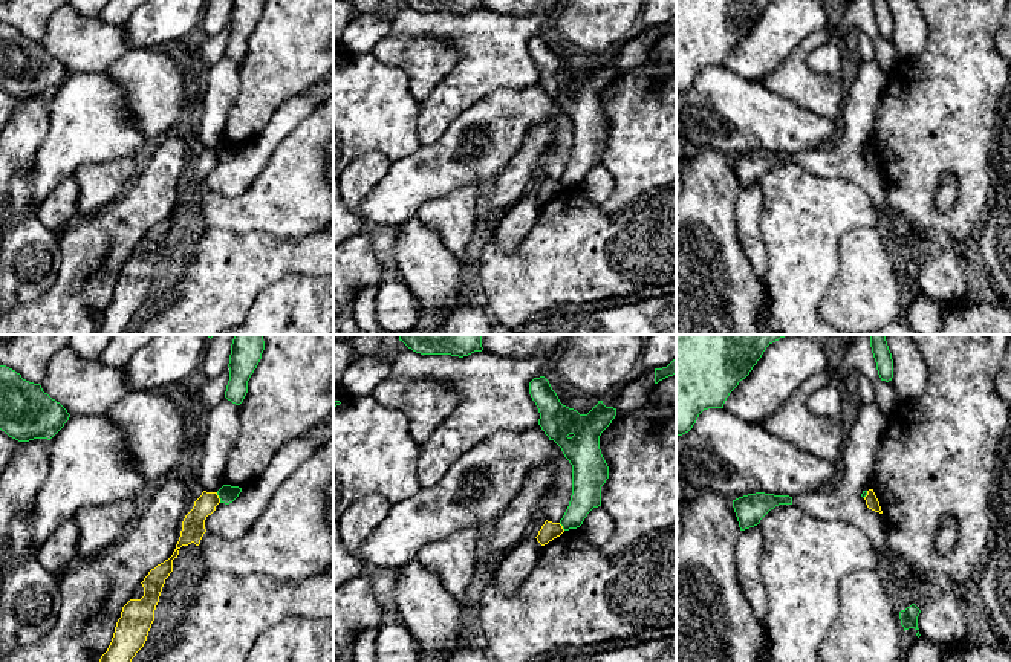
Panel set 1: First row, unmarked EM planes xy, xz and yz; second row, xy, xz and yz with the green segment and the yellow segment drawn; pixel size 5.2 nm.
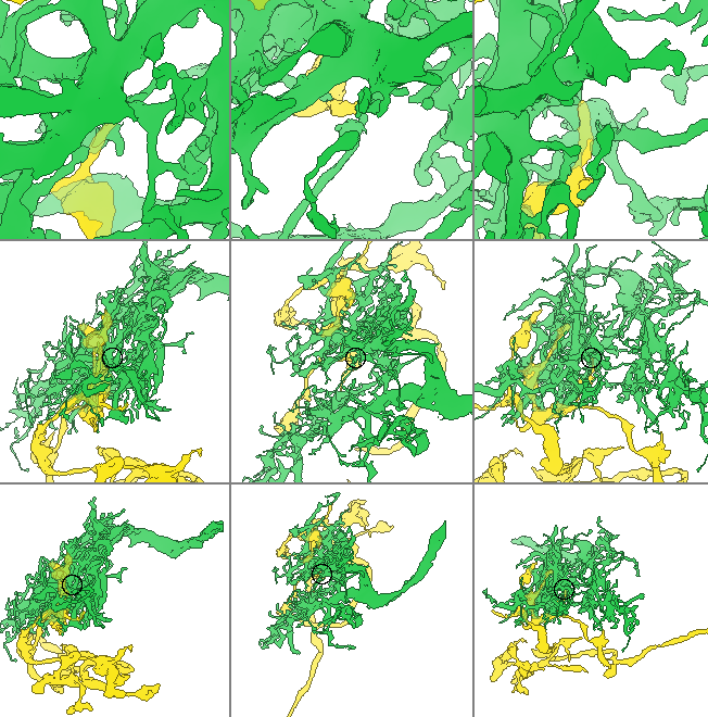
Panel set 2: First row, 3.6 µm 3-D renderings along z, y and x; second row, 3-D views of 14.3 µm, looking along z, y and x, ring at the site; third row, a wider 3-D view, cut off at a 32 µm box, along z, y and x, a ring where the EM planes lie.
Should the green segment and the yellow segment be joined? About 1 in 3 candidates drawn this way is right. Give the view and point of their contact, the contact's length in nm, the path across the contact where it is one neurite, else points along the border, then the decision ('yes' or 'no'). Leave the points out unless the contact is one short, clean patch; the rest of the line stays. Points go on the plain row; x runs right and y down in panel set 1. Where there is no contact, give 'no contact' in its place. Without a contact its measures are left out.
meets green in xy at (219, 155); contact 60 nm long; no

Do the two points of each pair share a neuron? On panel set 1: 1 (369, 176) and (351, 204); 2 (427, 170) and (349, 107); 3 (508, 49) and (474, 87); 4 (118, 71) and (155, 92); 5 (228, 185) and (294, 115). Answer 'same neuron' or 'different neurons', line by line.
1: same neuron
2: different neurons
3: same neuron
4: same neuron
5: same neuron

